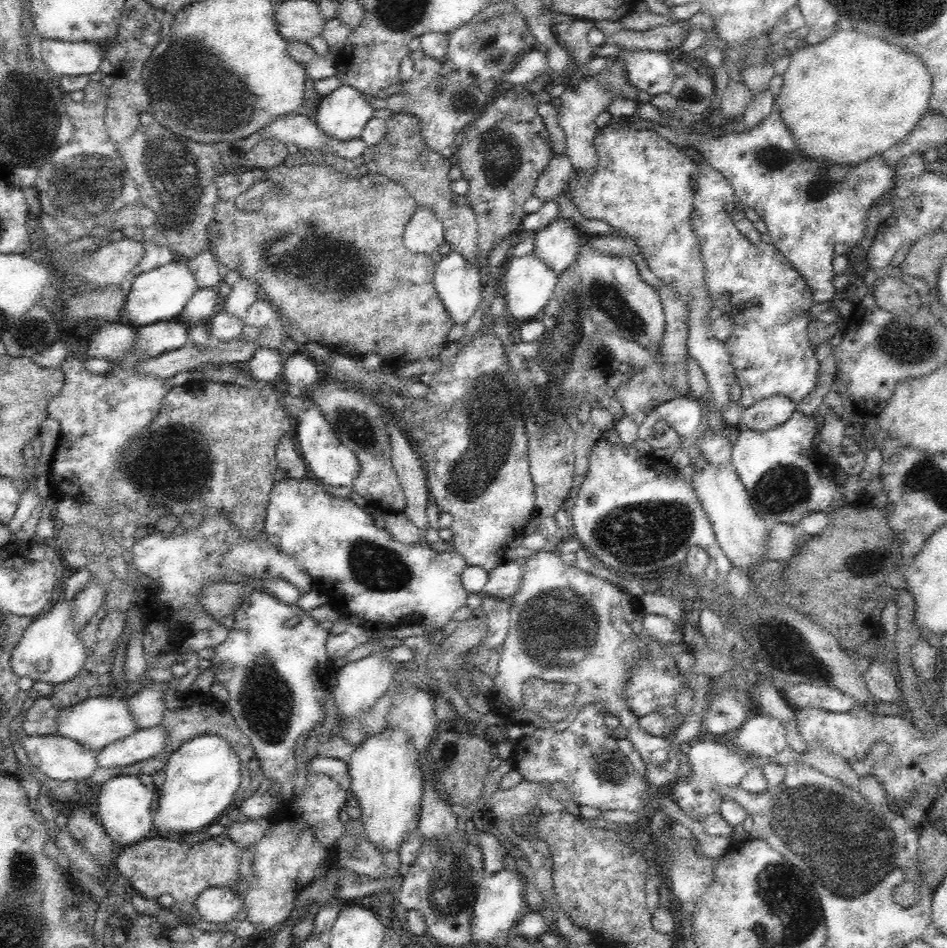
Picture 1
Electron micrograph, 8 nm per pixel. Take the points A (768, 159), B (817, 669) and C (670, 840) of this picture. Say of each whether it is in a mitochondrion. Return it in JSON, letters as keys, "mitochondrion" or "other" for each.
{"A":"mitochondrion","B":"other","C":"mitochondrion"}

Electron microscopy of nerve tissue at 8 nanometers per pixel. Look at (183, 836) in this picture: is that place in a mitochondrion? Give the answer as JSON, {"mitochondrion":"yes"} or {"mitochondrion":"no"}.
{"mitochondrion":"no"}

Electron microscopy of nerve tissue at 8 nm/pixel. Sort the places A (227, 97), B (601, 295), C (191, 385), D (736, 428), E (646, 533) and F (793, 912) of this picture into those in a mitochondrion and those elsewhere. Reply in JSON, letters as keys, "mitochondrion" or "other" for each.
{"A":"mitochondrion","B":"mitochondrion","C":"other","D":"other","E":"mitochondrion","F":"mitochondrion"}

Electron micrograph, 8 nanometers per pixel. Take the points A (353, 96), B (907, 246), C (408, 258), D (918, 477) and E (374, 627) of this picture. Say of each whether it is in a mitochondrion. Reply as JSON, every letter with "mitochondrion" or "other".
{"A":"other","B":"other","C":"other","D":"mitochondrion","E":"other"}

